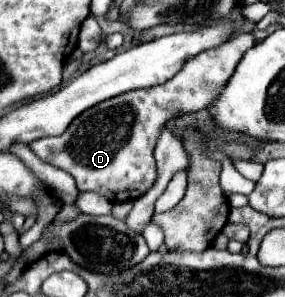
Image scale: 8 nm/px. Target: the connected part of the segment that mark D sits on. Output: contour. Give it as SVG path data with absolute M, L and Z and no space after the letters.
M238 34L234 40L218 48L204 50L190 58L168 82L132 90L128 94L124 92L108 102L100 102L92 110L80 114L62 136L34 140L30 150L42 162L68 172L76 180L80 192L92 190L106 196L110 202L134 200L156 180L154 146L166 122L206 108L216 92L224 88L244 52L254 44L256 38L252 34Z

